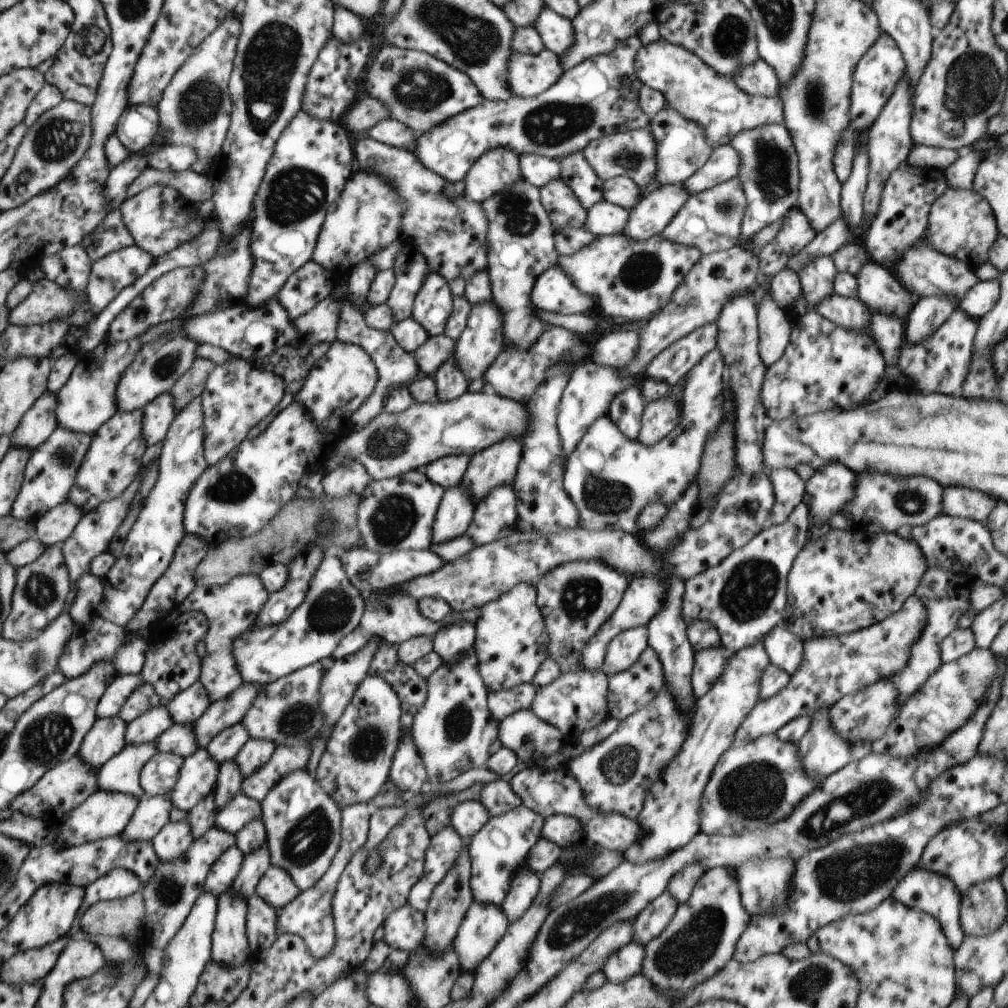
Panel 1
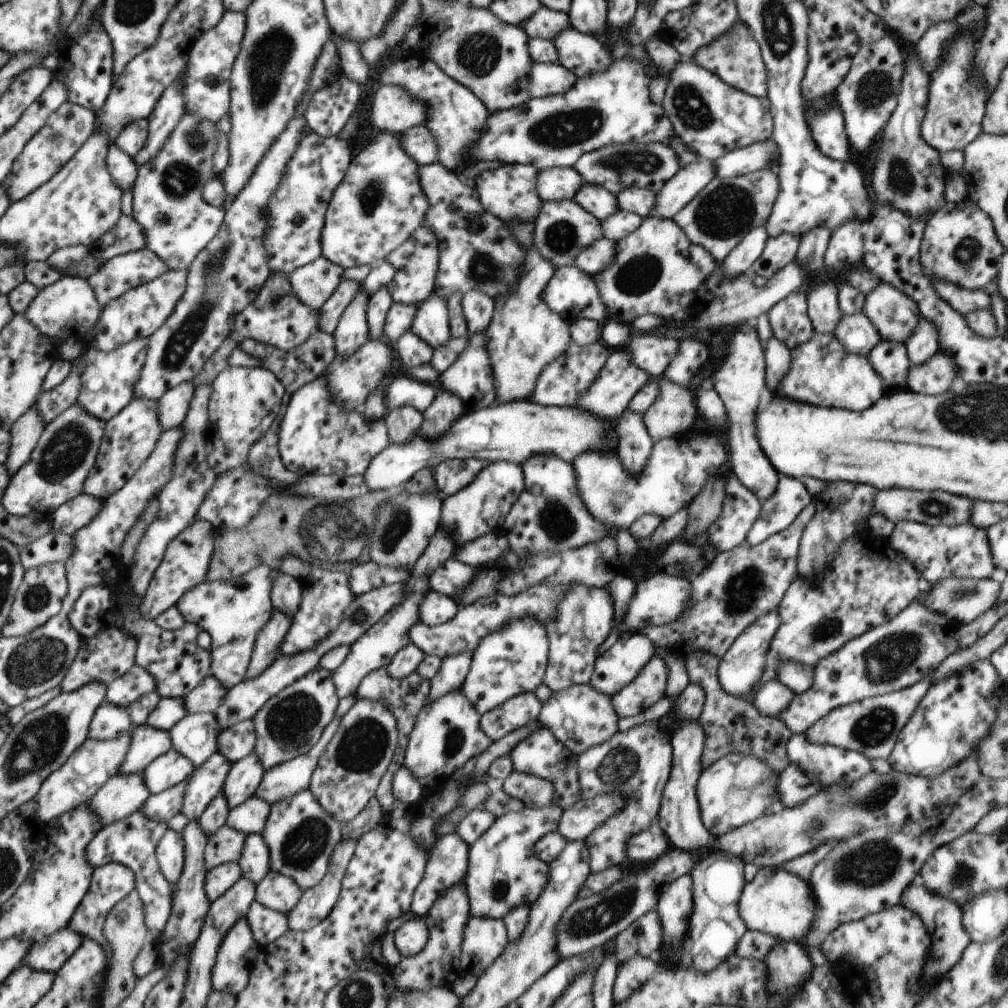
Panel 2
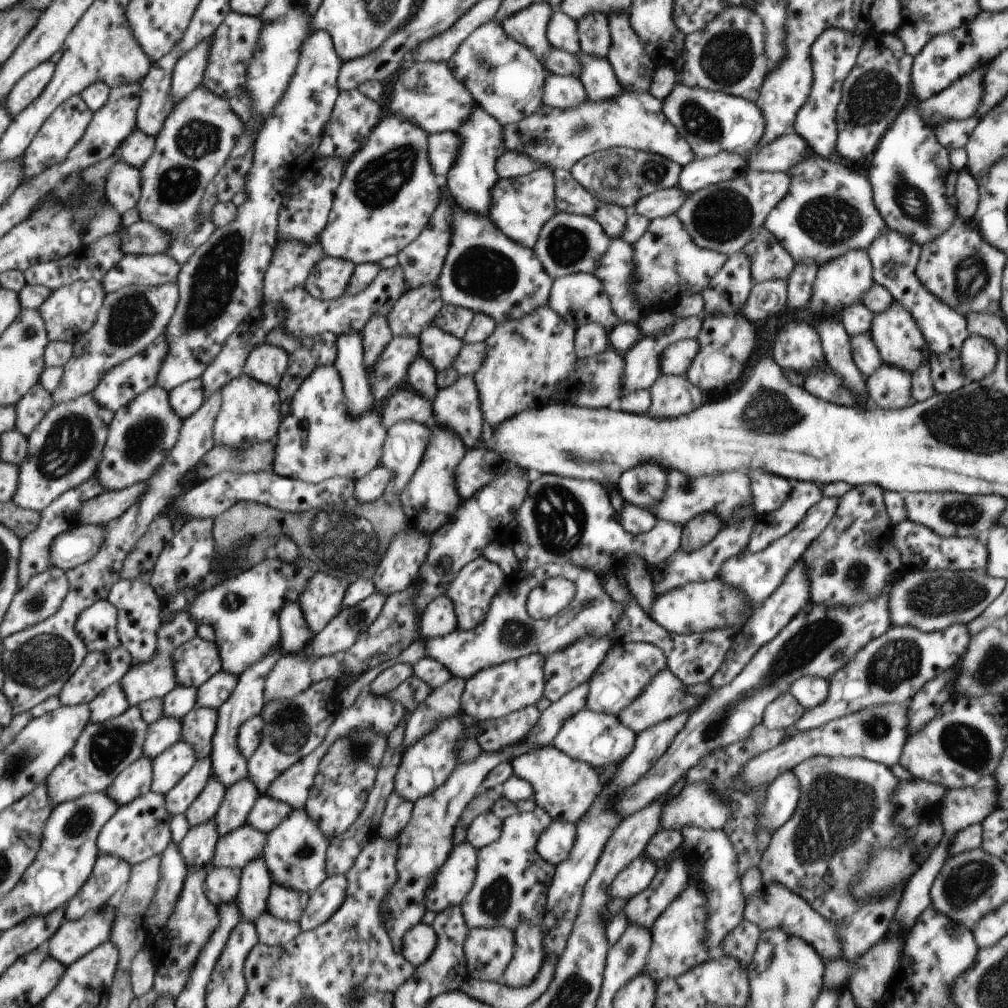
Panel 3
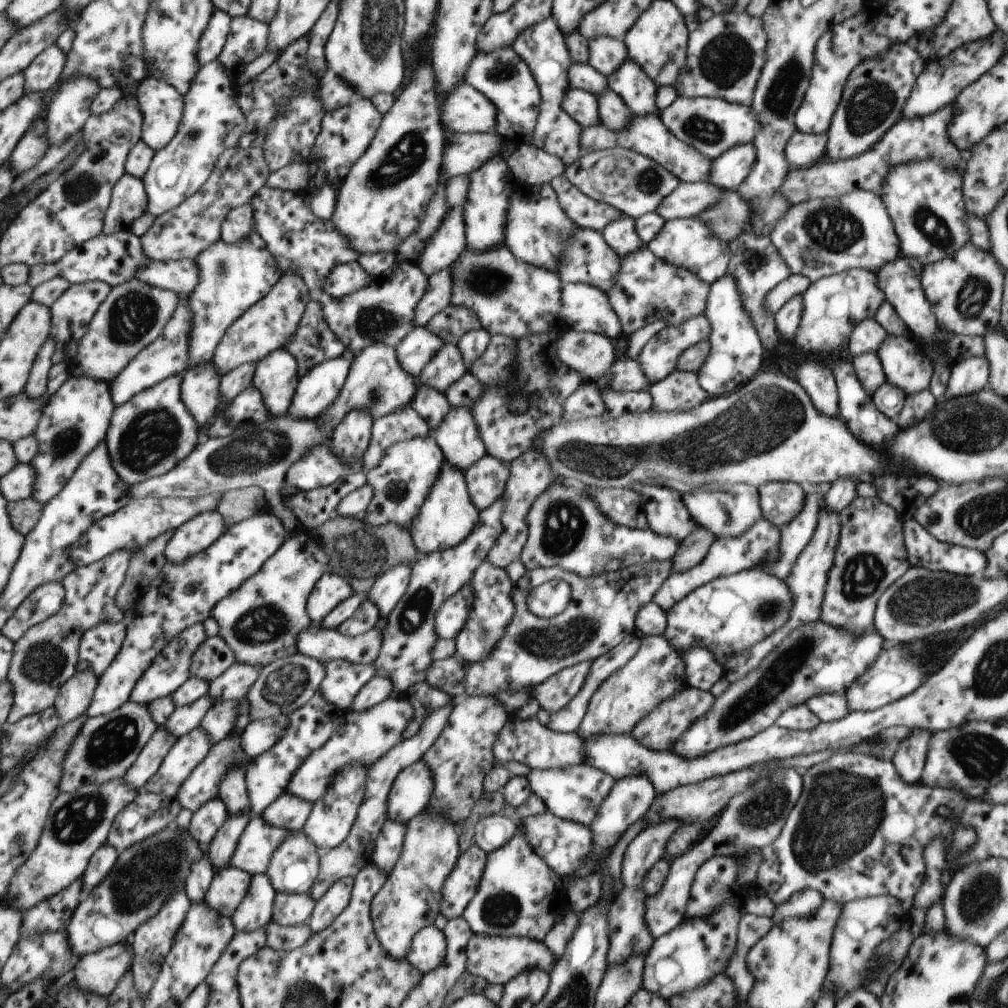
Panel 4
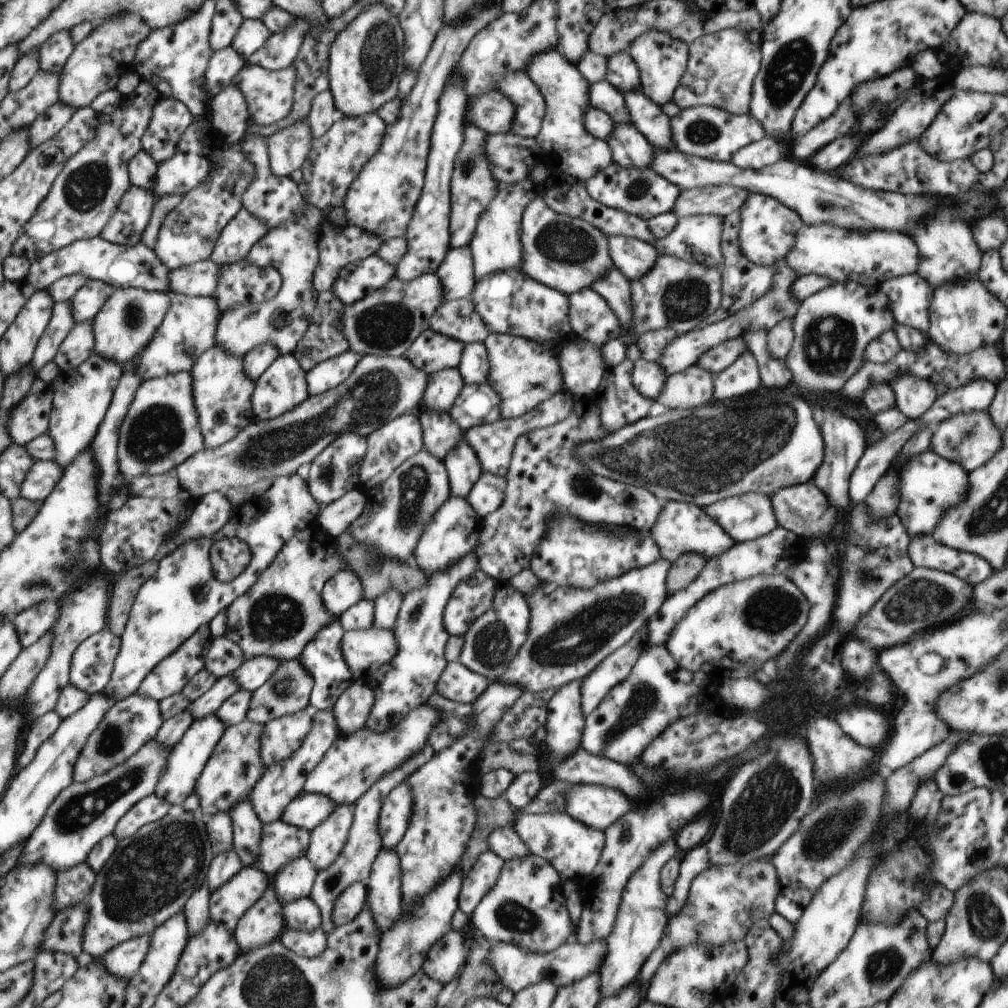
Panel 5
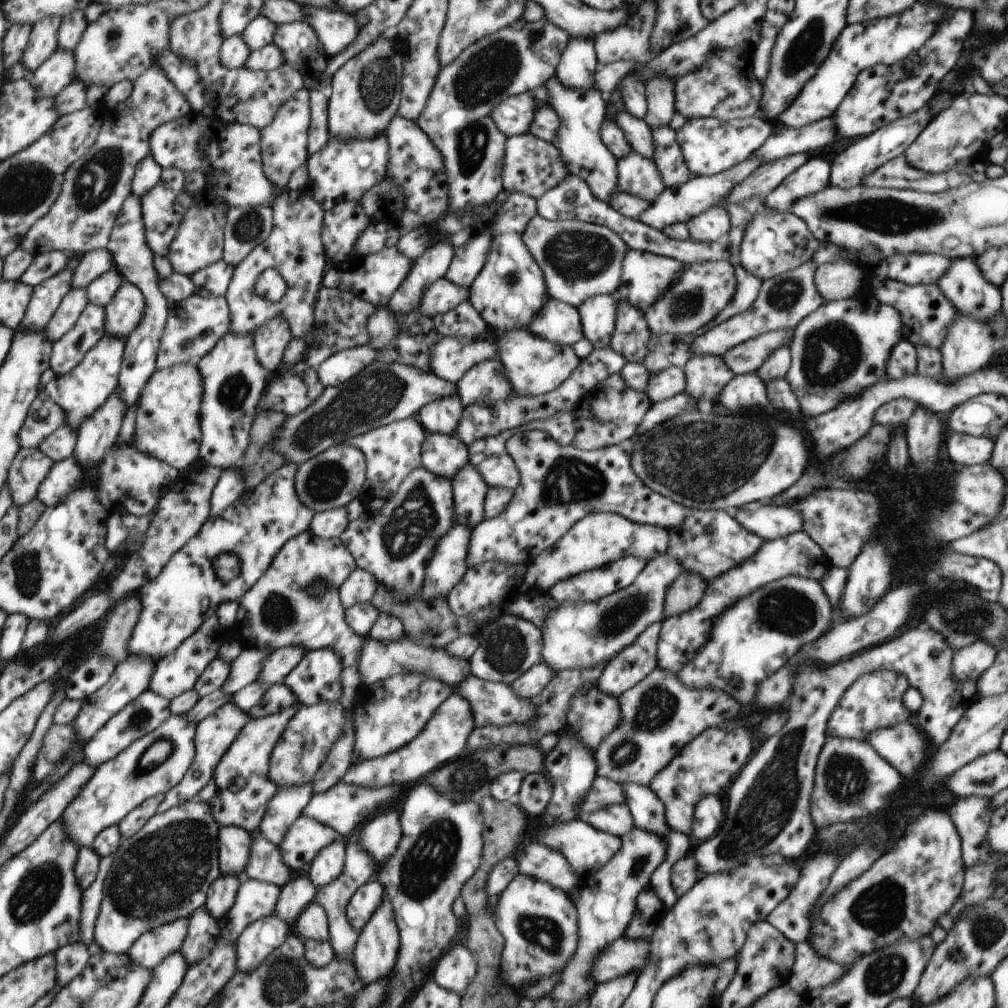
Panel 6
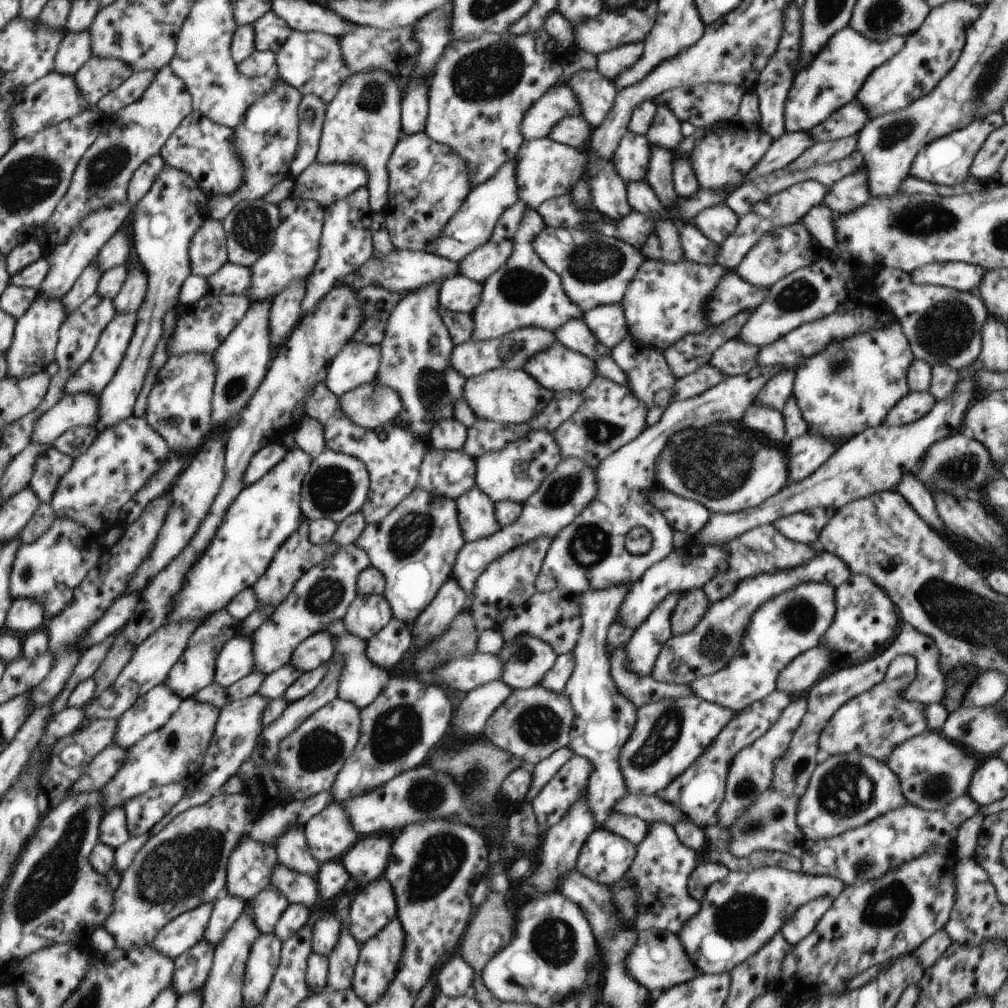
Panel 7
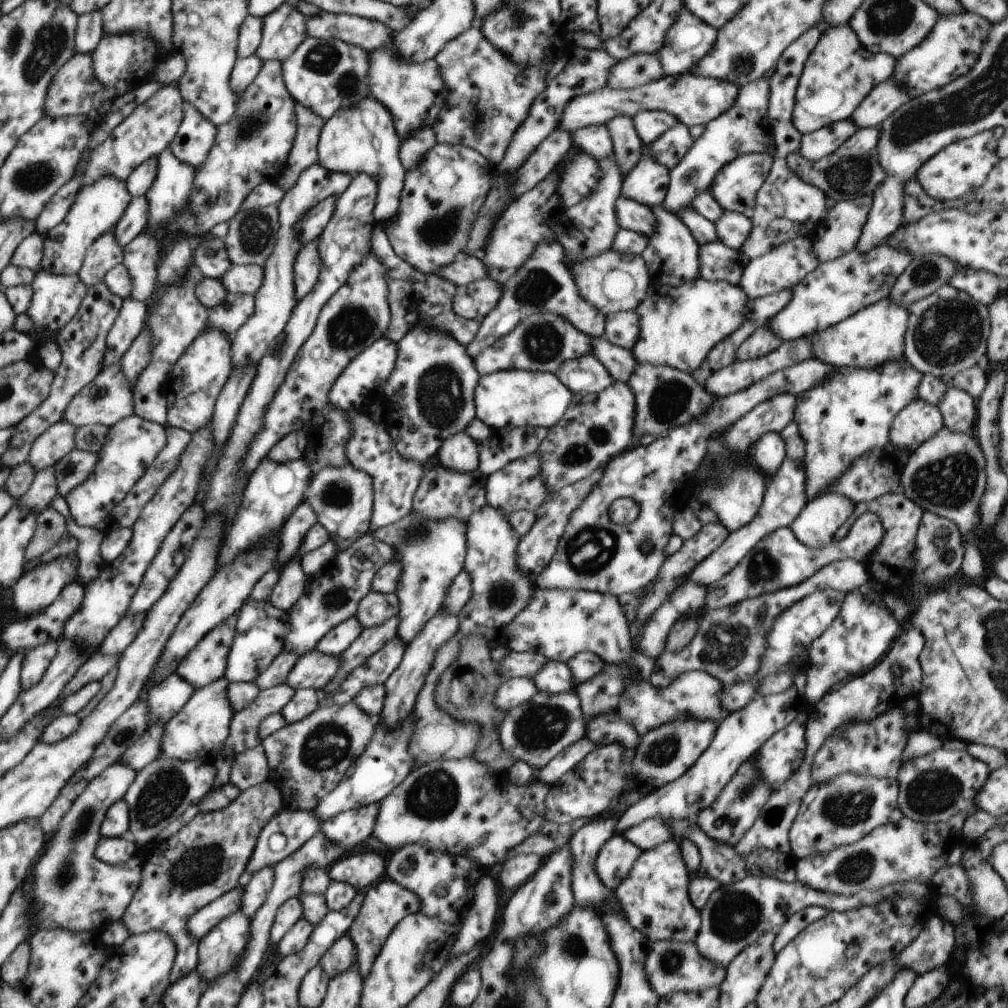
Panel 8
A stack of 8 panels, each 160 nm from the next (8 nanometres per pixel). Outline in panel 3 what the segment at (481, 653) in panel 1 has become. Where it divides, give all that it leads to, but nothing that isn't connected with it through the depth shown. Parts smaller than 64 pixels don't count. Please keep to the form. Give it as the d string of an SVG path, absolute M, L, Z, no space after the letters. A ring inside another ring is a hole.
M528 655L477 672L465 682L461 696L462 714L466 718L480 722L497 719L535 705L544 696L544 663L545 660L540 655Z

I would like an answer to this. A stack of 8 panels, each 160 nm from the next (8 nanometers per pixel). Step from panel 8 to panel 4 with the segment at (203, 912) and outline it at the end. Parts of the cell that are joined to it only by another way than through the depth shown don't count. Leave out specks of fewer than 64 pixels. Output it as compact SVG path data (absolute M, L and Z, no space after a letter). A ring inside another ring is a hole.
M132 942L116 943L102 951L84 955L74 968L75 980L72 983L83 991L91 991L92 993L109 997L117 989L117 985L121 983L126 974L131 971L134 958Z

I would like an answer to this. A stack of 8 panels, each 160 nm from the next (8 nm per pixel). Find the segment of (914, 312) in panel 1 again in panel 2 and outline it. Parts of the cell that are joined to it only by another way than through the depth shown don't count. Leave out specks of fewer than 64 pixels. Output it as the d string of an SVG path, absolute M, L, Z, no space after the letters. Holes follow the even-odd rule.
M920 316L915 331L905 340L909 361L920 366L939 352L937 328L929 320Z

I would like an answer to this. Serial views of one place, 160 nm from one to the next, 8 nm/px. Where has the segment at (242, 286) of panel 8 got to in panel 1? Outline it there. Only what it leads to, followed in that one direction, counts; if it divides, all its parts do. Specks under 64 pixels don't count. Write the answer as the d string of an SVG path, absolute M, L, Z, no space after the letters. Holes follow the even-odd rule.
M134 244L93 261L92 274L85 288L91 312L100 314L123 288L148 272L154 259Z

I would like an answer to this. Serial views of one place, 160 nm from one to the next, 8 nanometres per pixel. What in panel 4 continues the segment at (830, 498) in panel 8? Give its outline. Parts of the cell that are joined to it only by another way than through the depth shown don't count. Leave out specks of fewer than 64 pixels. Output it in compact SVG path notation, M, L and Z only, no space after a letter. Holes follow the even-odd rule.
M738 484L736 490L730 492L690 492L682 498L688 514L700 527L710 530L717 538L736 538L742 536L750 526L754 526L760 518L763 518L760 508L760 496L758 489L748 484Z

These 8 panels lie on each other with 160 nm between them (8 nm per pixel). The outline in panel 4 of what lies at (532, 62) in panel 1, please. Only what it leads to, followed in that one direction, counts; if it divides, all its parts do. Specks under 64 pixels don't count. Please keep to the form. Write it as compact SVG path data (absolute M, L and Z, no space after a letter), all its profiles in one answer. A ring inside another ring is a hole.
M573 87L568 88L562 110L583 128L596 126L601 121L598 118L598 102L594 94Z

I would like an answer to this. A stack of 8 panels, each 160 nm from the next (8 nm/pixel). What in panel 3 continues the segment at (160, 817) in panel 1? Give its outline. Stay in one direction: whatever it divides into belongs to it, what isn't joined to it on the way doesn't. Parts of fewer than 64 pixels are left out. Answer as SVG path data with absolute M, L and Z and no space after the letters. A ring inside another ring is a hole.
M206 757L197 759L193 767L164 796L168 812L174 816L185 813L196 797L206 788L212 774L212 763Z

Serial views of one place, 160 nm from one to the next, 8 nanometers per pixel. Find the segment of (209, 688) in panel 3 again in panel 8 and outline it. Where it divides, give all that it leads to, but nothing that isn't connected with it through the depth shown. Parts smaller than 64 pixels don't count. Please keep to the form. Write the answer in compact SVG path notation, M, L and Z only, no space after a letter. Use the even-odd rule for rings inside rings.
M354 616L327 632L314 649L327 655L341 655L362 634L363 630L362 624Z

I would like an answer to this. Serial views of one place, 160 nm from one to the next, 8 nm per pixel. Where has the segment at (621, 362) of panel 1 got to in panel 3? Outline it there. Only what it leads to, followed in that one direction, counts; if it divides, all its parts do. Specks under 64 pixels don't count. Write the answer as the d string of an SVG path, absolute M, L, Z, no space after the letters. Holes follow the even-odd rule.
M688 338L668 345L662 353L660 364L664 375L684 375L699 353L696 338Z

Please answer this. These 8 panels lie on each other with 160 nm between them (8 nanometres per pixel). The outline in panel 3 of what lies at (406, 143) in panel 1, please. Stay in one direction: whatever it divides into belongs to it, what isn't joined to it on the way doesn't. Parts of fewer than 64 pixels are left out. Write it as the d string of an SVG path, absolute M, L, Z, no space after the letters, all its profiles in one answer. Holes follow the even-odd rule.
M444 131L430 133L427 138L427 152L432 170L440 179L446 178L453 167L460 150L461 138L458 133Z

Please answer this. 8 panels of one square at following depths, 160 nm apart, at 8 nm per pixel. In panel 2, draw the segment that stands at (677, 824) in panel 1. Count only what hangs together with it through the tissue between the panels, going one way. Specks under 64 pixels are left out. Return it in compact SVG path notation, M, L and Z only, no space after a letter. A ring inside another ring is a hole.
M778 608L759 616L738 638L732 643L726 654L720 659L717 668L718 678L721 687L732 696L740 700L748 700L754 696L753 686L761 679L766 655L780 626L780 615Z

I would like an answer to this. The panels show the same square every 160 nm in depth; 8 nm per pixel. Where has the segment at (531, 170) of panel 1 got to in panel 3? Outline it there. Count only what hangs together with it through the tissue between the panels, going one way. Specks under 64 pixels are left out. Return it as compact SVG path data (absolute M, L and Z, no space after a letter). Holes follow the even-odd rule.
M556 169L555 178L555 203L557 210L571 215L585 216L595 220L595 212L599 203L576 180L570 171Z

